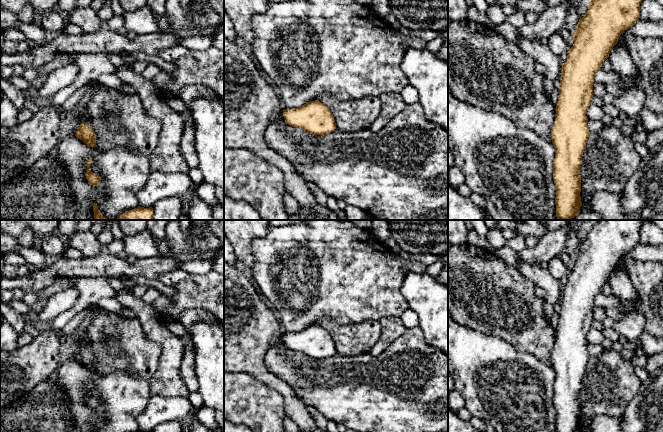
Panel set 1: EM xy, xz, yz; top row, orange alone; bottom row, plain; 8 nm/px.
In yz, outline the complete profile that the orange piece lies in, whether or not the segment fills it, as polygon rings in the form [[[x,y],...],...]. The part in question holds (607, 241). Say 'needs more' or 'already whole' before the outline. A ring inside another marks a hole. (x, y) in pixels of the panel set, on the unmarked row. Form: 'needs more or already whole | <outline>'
already whole | [[[596,220],[574,254],[574,268],[562,288],[559,321],[551,364],[555,372],[553,404],[556,411],[556,432],[580,432],[582,380],[590,360],[586,336],[593,322],[594,299],[609,281],[620,259],[640,242],[640,227],[652,220]]]

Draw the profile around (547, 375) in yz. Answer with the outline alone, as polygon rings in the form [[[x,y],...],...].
[[[448,318],[448,374],[453,379],[454,388],[459,391],[464,398],[464,407],[472,416],[480,418],[485,423],[486,432],[556,432],[556,411],[553,404],[553,383],[555,382],[555,372],[552,365],[545,365],[534,355],[520,352],[499,337],[485,335],[471,330],[457,324],[451,318]]]

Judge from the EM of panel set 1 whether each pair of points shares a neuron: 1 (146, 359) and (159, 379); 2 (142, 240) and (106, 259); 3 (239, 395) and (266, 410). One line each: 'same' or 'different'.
1: different
2: different
3: same

